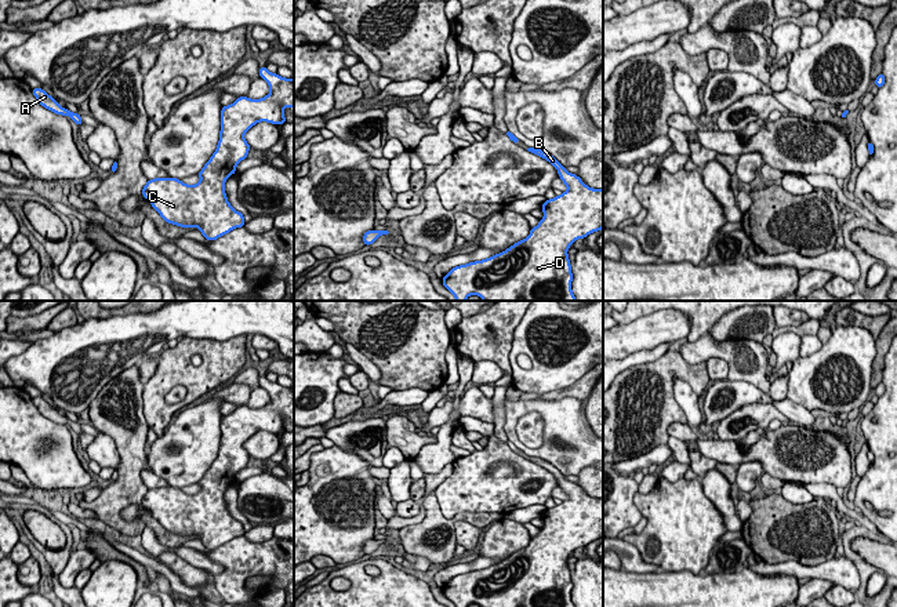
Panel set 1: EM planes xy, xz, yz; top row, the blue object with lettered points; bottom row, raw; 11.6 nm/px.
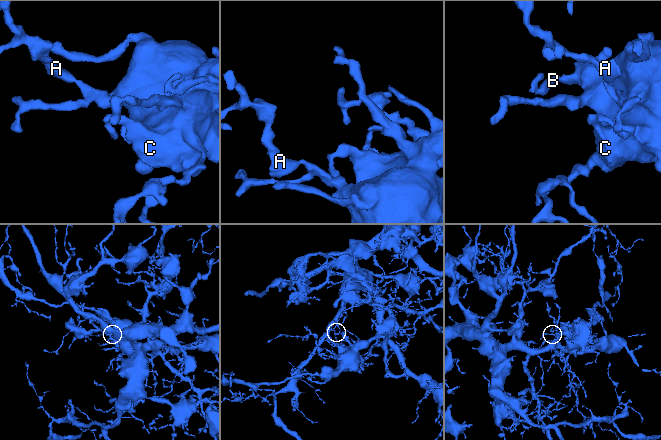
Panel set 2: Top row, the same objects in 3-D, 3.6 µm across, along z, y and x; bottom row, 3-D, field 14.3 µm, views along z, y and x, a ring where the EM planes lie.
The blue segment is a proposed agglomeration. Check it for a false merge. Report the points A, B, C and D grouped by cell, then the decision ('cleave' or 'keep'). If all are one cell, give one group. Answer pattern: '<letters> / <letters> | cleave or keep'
A B C D | keep

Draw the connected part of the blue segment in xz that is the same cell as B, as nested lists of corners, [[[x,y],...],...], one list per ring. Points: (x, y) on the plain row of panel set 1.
[[[537,457],[527,459],[555,475],[559,487],[569,498],[542,513],[544,527],[535,537],[531,537],[526,548],[487,568],[460,574],[446,582],[442,592],[455,607],[469,604],[480,607],[575,607],[571,600],[573,582],[567,559],[577,548],[603,538],[603,498],[586,495],[580,486],[569,481],[549,462]]]

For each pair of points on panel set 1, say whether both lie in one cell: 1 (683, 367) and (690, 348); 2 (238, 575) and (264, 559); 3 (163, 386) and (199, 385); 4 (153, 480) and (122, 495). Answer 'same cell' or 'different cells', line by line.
1: different cells
2: same cell
3: same cell
4: different cells

